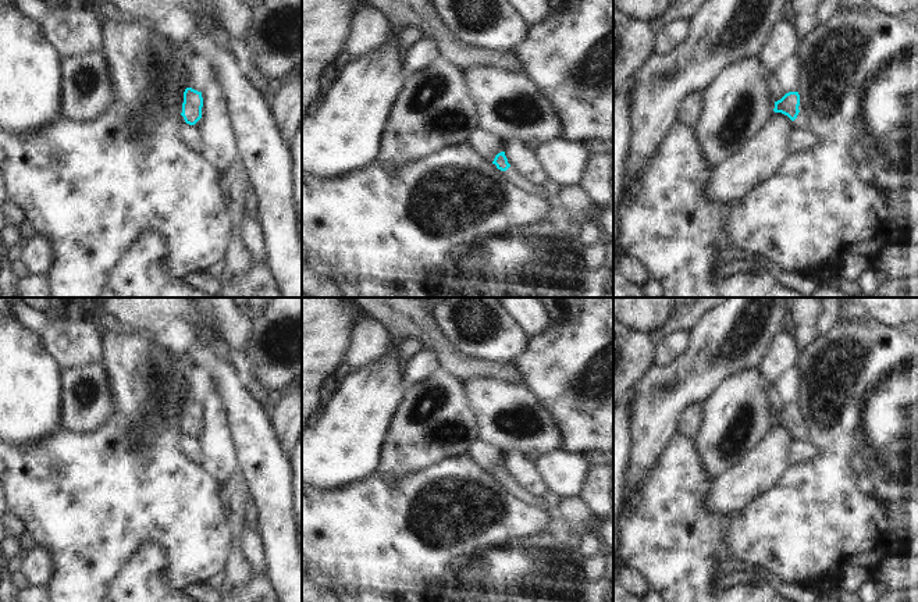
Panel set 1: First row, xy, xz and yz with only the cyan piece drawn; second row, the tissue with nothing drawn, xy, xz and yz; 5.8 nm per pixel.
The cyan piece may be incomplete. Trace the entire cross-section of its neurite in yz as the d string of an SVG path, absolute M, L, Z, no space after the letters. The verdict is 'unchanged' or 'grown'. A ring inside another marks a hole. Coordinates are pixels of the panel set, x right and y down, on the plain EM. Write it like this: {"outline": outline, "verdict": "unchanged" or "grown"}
{"outline": "M789 403L780 412L775 413L773 423L787 427L797 441L808 442L811 439L810 424L800 412L798 403Z", "verdict": "grown"}

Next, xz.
{"outline": "M501 463L495 467L492 475L497 477L498 481L502 482L502 488L517 501L527 503L527 505L537 505L542 507L549 516L554 513L548 509L547 502L541 496L534 496L527 492L523 487L520 487L515 478L508 474L505 463Z", "verdict": "grown"}

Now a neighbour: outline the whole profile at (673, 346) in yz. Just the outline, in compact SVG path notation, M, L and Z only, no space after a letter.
M688 331L670 334L655 350L654 366L668 367L688 349Z

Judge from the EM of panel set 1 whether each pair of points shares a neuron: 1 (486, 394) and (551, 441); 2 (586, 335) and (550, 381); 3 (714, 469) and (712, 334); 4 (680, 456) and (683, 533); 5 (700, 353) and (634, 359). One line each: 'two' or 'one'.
1: one
2: one
3: two
4: one
5: two

